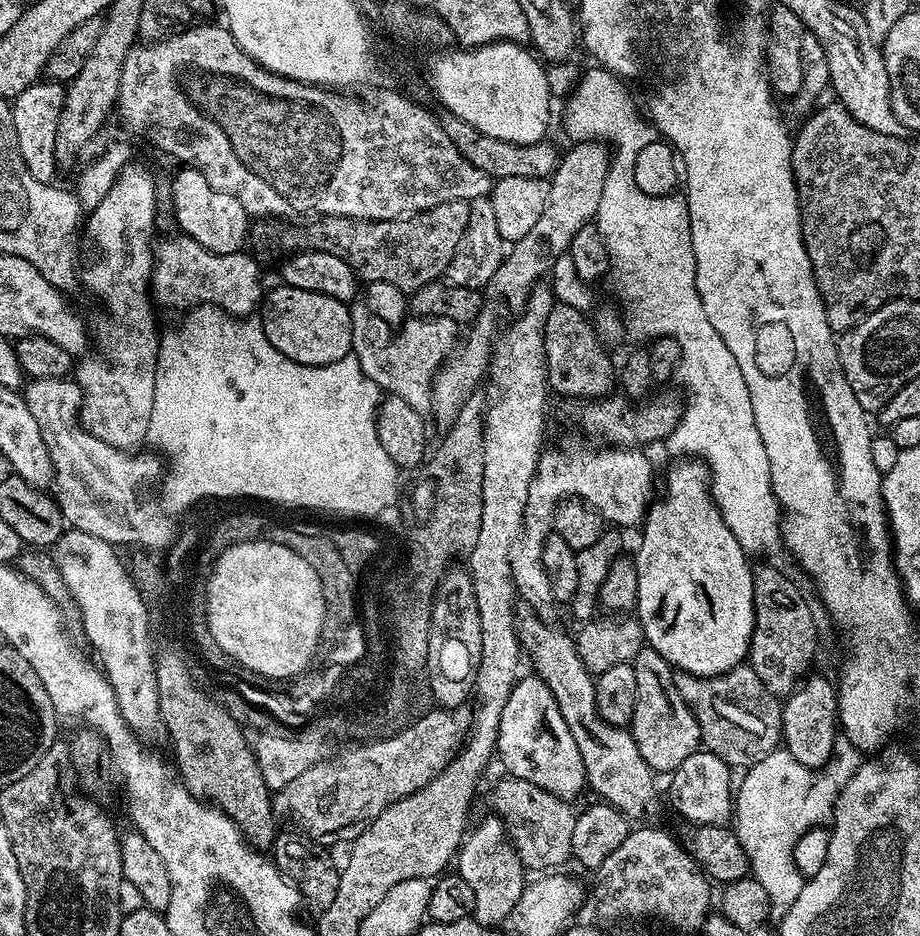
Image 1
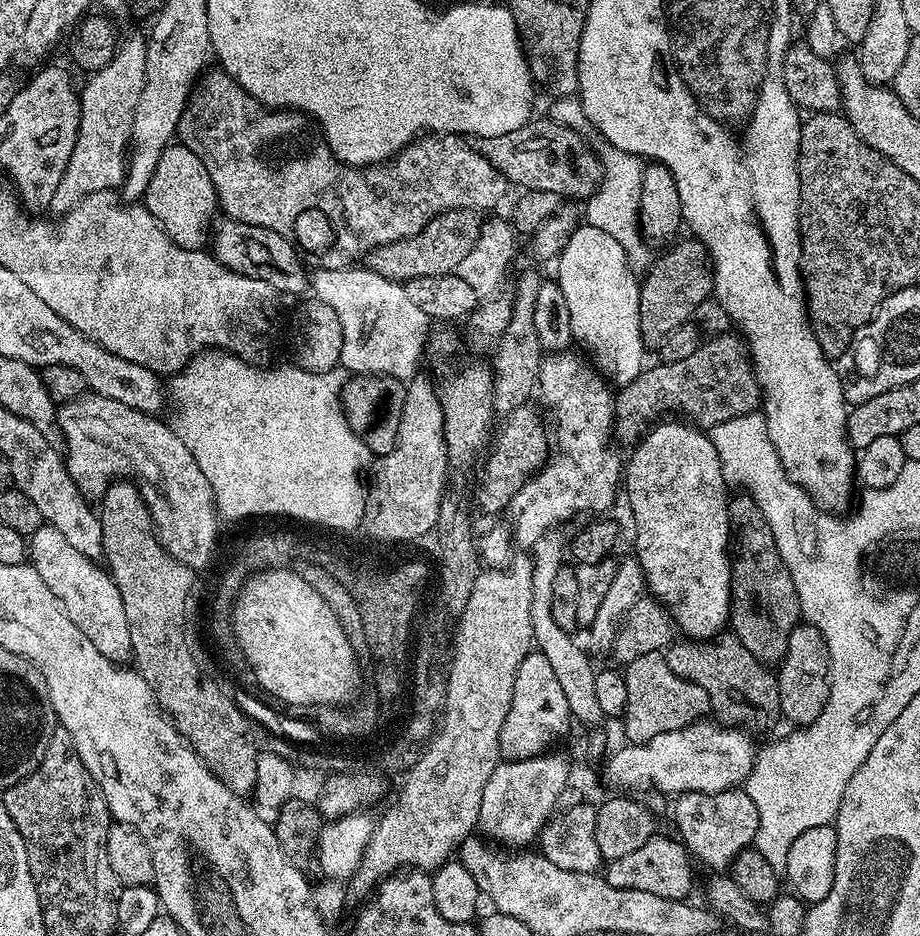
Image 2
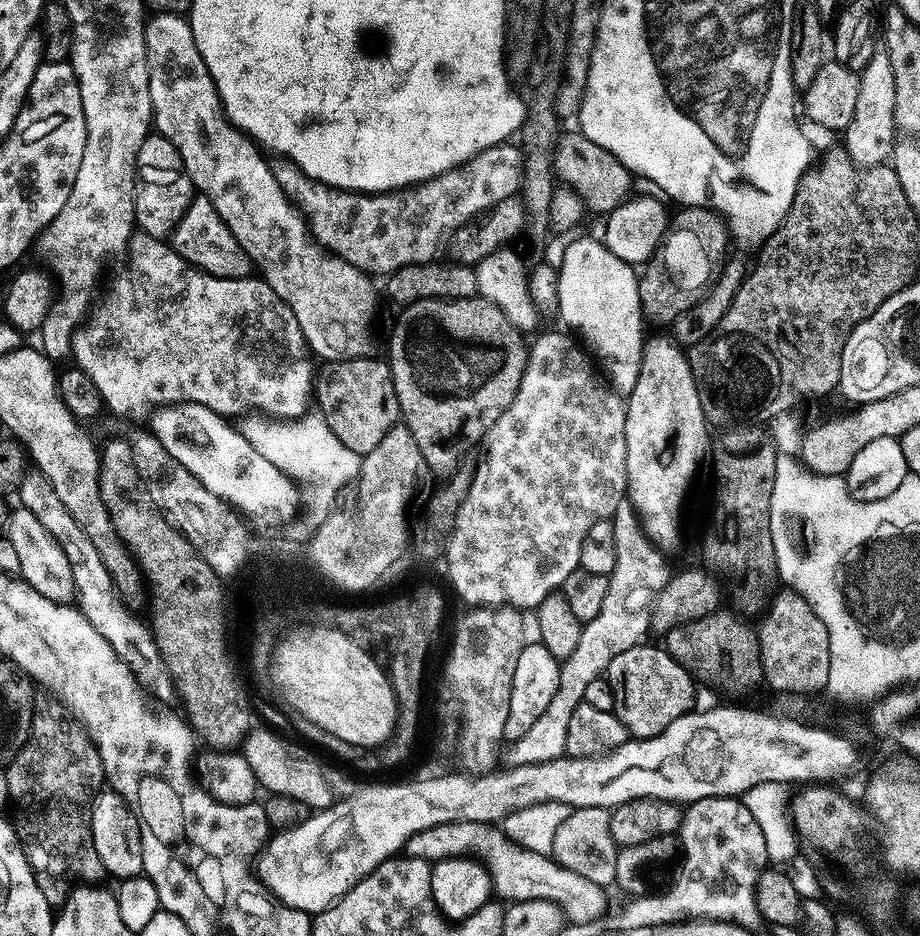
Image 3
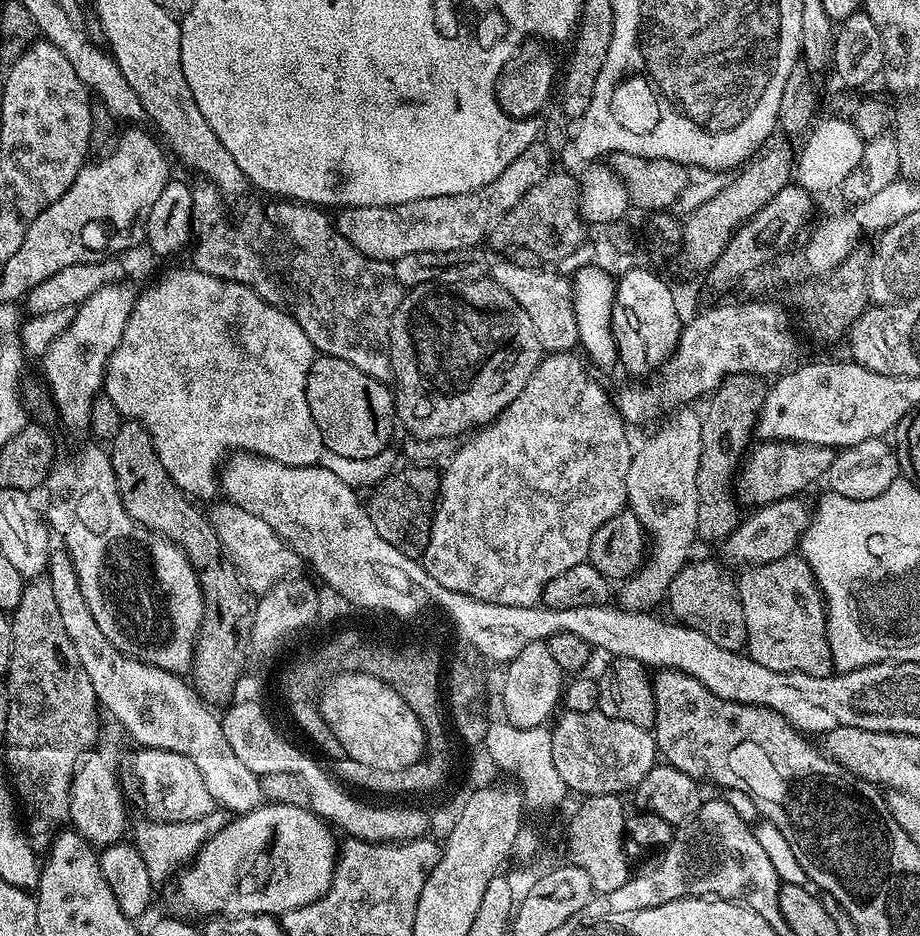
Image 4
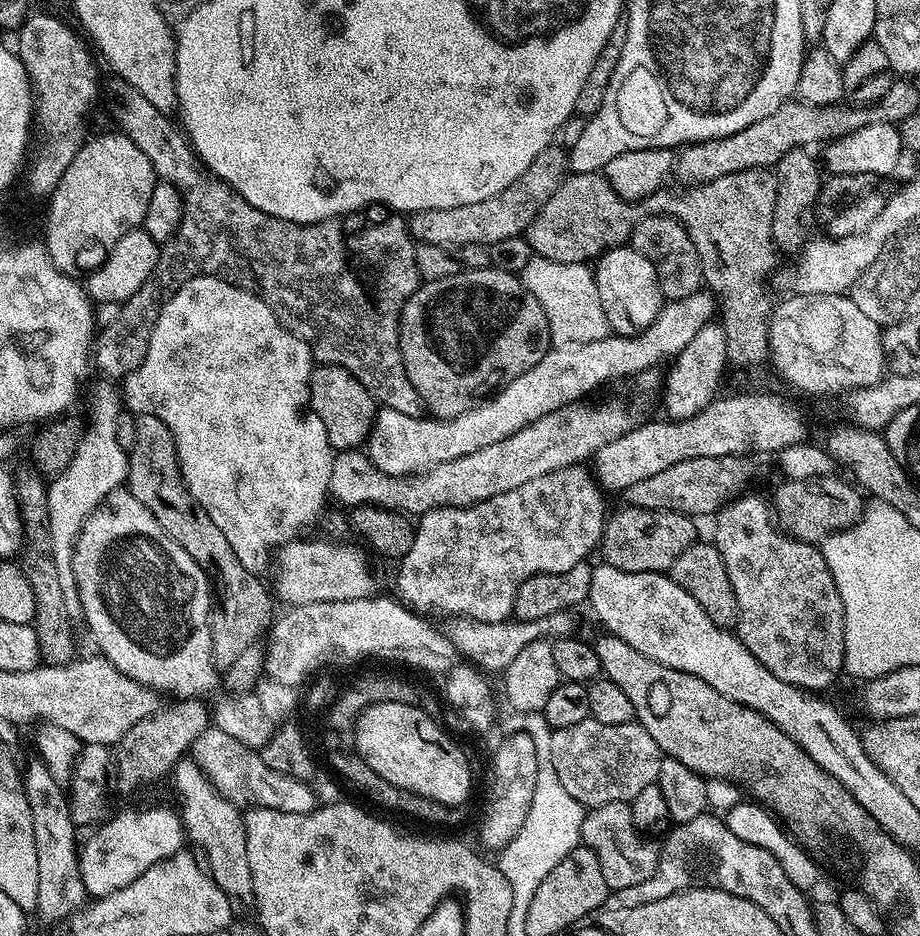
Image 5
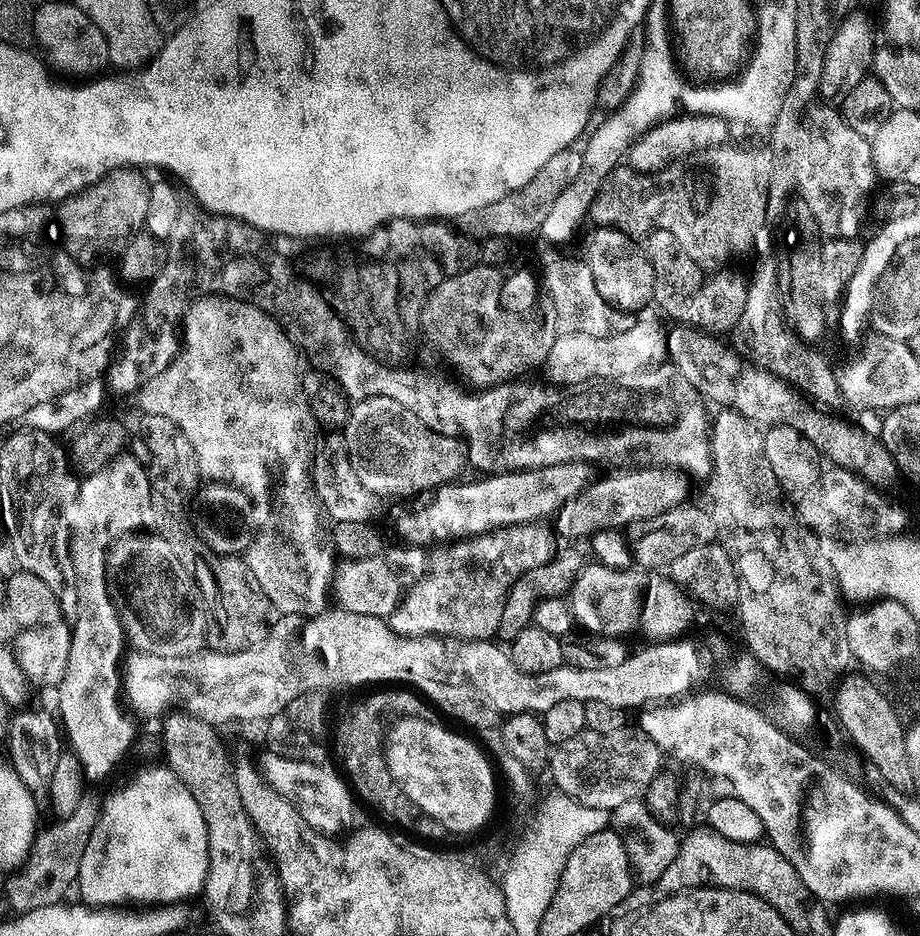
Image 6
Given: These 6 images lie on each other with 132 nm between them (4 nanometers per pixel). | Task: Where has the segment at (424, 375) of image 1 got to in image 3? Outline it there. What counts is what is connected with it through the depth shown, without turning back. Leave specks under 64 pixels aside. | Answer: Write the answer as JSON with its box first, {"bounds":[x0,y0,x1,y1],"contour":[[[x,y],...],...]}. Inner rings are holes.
{"bounds":[144,12,376,361],"contour":[[[158,12],[147,17],[144,33],[148,51],[152,123],[159,135],[174,142],[195,191],[214,202],[214,208],[222,220],[230,226],[238,242],[258,267],[259,275],[290,306],[290,310],[294,310],[294,318],[298,318],[298,326],[302,326],[304,341],[315,355],[317,352],[321,356],[321,361],[350,360],[354,356],[369,355],[368,347],[372,340],[364,333],[364,323],[372,312],[372,295],[376,292],[372,285],[373,277],[342,257],[333,256],[323,245],[316,243],[304,213],[284,193],[273,165],[264,161],[265,153],[225,116],[218,90],[206,70],[206,62],[202,62],[202,54],[198,54],[198,46],[187,19],[174,12]]]}

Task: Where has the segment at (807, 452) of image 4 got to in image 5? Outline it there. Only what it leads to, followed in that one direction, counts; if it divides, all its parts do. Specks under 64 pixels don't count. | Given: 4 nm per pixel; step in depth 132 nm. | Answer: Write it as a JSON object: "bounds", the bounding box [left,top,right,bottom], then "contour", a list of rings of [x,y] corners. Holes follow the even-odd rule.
{"bounds":[622,455,756,518],"contour":[[[747,455],[690,458],[662,470],[662,474],[642,478],[642,482],[624,489],[622,496],[623,499],[628,499],[625,501],[629,505],[638,508],[668,508],[672,512],[681,512],[693,518],[708,515],[711,517],[728,501],[749,491],[748,483],[751,482],[756,468],[748,460],[751,459]]]}

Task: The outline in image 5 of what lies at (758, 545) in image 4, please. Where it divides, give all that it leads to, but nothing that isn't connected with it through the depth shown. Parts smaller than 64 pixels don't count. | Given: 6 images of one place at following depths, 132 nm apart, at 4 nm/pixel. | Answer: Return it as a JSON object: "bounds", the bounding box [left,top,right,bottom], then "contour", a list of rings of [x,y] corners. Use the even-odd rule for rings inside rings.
{"bounds":[774,474,866,545],"contour":[[[831,474],[802,481],[785,479],[782,483],[784,485],[776,492],[776,500],[774,499],[774,512],[781,529],[795,540],[819,545],[832,533],[844,532],[857,524],[864,514],[866,500],[863,500],[864,496],[851,483],[848,485],[837,476]]]}

